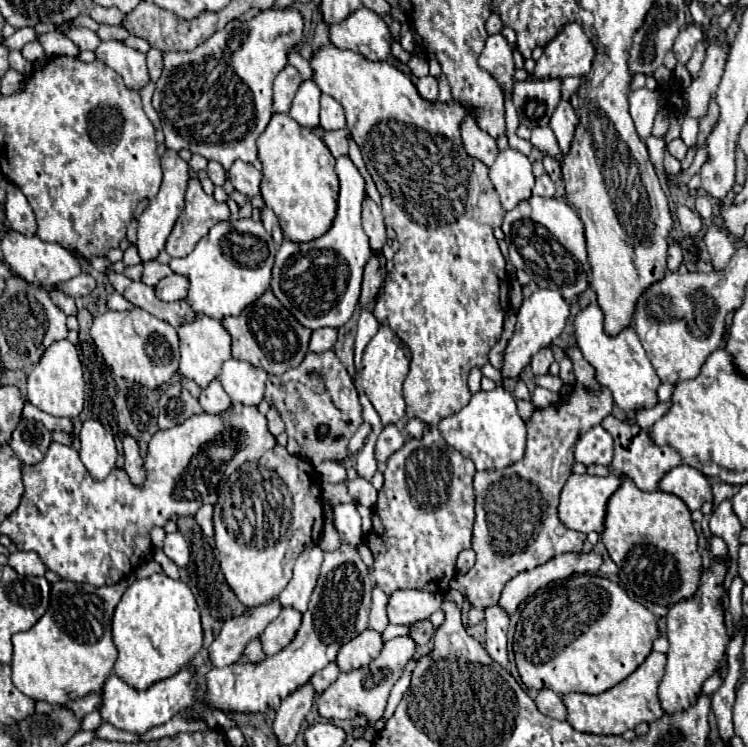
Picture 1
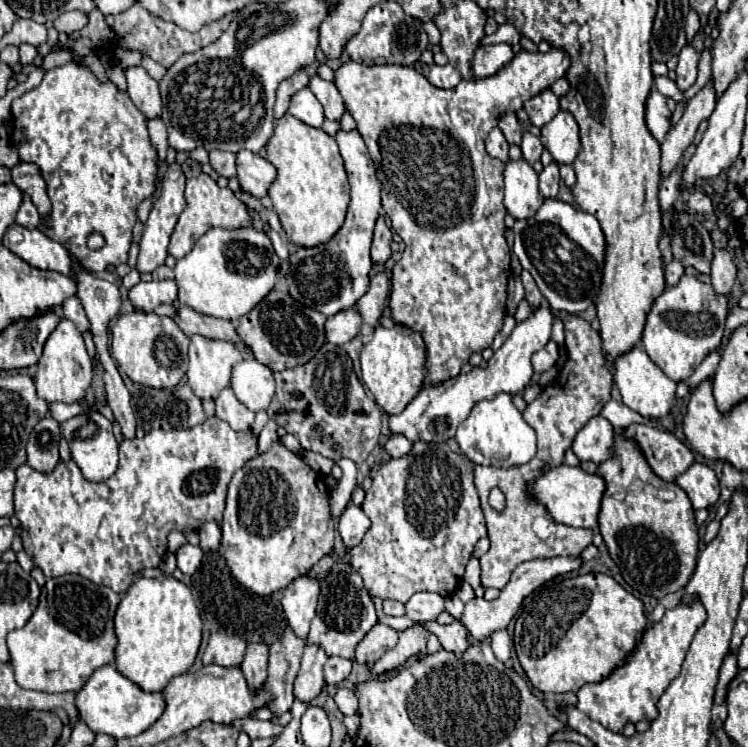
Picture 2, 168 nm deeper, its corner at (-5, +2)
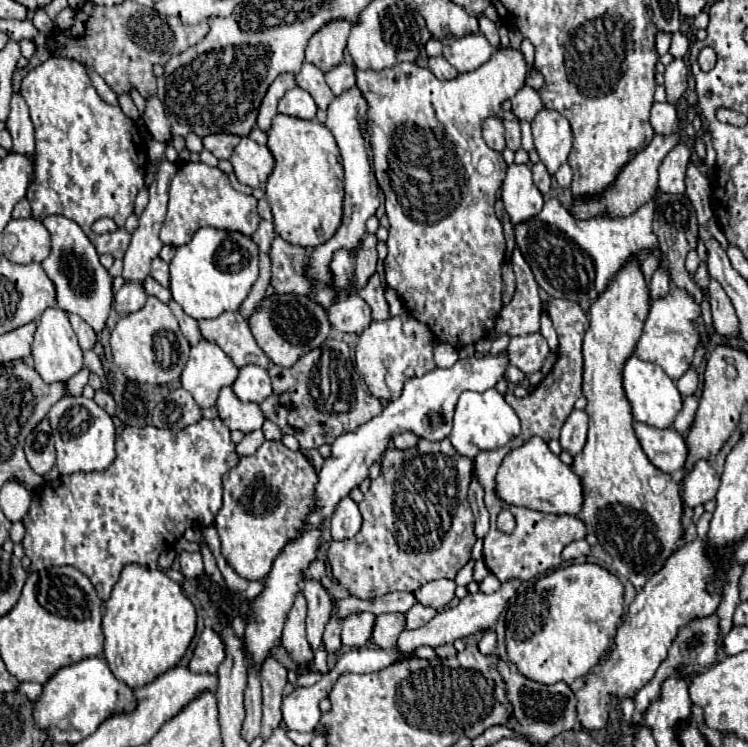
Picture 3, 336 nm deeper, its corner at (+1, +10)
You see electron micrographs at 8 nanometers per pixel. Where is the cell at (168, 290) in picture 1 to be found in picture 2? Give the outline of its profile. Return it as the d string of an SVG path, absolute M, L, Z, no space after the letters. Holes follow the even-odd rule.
M158 280L158 282L138 282L134 288L128 292L130 304L138 312L152 312L156 306L174 302L178 294L176 282L174 280Z

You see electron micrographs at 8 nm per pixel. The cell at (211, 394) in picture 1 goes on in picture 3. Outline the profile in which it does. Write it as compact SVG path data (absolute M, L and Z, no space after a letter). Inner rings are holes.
M224 386L218 394L218 416L220 420L230 428L230 430L242 430L242 432L252 432L256 428L262 428L264 424L264 414L258 404L246 404L236 398L230 386Z

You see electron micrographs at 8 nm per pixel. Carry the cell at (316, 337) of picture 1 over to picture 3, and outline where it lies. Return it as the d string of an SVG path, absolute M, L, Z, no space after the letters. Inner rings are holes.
M352 292L346 300L338 300L330 304L326 312L330 318L330 326L340 332L362 334L372 322L368 304L356 292Z

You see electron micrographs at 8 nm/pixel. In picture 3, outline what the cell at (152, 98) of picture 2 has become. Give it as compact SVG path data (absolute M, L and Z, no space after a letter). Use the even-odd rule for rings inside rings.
M156 96L146 98L146 108L144 108L142 120L154 140L166 140L166 142L170 140L170 122L164 116L162 102Z

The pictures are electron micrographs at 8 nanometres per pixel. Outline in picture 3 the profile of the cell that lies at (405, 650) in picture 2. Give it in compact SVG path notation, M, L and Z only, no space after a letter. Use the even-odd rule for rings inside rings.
M414 604L408 612L406 612L406 628L408 630L416 630L418 626L424 626L426 622L430 622L430 618L434 618L436 610L422 606L422 604Z

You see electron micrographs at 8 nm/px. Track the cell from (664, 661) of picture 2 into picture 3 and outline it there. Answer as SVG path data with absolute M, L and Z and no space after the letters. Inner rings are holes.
M694 540L676 550L668 558L664 568L650 576L646 586L634 598L624 622L620 624L608 658L596 668L592 668L592 672L586 674L584 686L574 692L578 700L578 718L584 728L598 730L606 726L608 704L612 700L634 698L636 692L646 682L650 682L650 678L654 678L658 666L666 660L666 654L674 638L678 636L678 630L694 618L706 618L716 612L724 578L718 582L718 592L714 596L704 590L706 582L712 580L714 570L716 566L706 556L704 542Z

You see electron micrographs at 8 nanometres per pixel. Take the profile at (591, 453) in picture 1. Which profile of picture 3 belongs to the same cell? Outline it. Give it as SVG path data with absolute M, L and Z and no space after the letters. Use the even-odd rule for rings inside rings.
M574 410L562 426L560 434L562 448L572 456L580 454L586 444L586 432L588 432L588 414L584 410Z

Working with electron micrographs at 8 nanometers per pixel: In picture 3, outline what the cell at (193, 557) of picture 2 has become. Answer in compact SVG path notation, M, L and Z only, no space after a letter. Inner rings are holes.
M180 552L180 572L186 578L196 578L202 572L202 556L198 552Z

